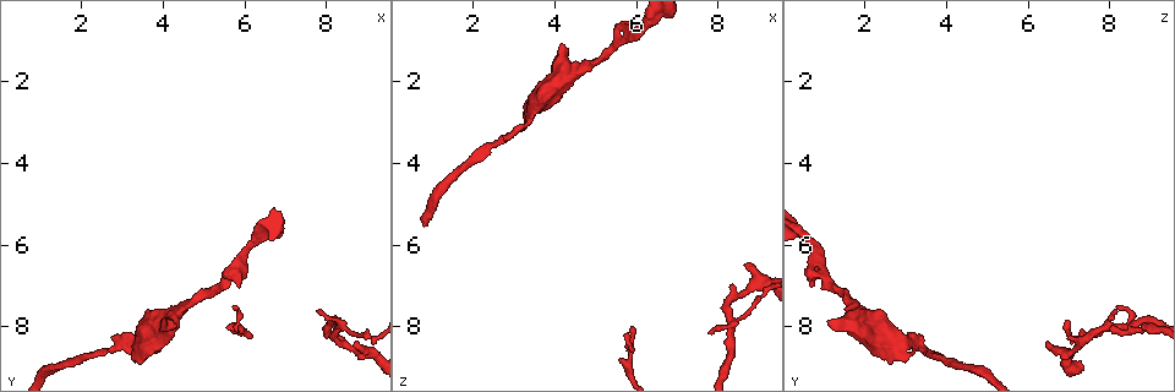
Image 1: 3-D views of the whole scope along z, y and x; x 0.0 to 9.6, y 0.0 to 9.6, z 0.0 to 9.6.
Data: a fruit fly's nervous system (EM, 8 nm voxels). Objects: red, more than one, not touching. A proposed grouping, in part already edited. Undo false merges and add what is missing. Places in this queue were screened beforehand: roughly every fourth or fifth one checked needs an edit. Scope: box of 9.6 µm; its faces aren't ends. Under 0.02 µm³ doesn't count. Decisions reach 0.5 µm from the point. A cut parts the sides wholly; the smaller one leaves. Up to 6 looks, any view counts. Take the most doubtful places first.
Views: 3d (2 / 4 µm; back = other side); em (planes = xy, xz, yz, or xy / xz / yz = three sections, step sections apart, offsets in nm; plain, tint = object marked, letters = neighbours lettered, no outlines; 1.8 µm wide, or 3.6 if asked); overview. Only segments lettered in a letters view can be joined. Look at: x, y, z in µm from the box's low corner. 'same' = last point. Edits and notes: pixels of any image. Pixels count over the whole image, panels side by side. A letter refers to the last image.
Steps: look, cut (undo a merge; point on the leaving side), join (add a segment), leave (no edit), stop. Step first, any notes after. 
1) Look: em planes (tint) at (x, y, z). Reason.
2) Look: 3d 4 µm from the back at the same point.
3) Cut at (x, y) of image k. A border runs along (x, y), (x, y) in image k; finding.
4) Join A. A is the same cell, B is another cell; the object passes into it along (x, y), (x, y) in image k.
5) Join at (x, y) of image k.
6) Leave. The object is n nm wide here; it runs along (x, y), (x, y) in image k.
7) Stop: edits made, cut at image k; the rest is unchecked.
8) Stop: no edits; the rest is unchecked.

Look: 3d 4 µm at (5.55, 6.85, 1.10).

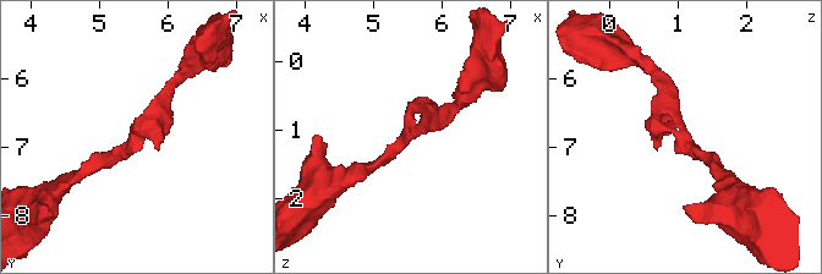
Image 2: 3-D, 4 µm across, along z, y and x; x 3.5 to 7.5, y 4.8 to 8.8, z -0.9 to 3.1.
Look: em planes (plain) at (5.55, 6.80, 1.05).

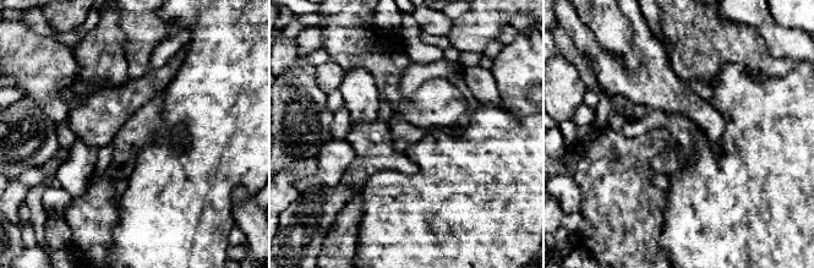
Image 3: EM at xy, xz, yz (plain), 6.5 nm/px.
Look: em planes (letters) at the same point.

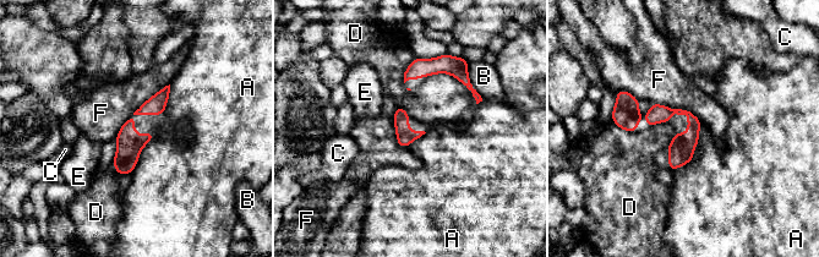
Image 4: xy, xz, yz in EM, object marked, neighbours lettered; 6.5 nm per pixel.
Leave. The object is 110 nm wide here; A, B, C, D, E and F are other cells; it runs along (167, 89), (131, 118), (120, 170) in image 4; one cell here.

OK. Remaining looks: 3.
Look: 3d 2 µm at (4.15, 7.85, 1.05). Branch stops here.

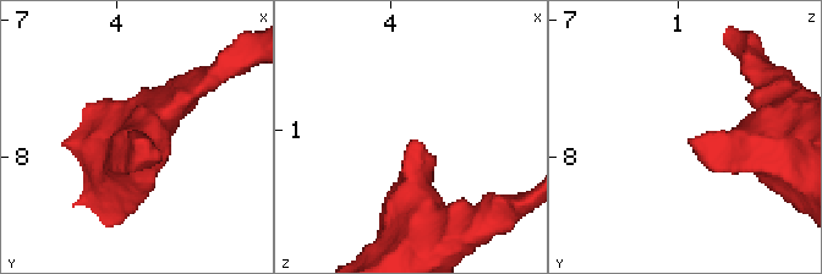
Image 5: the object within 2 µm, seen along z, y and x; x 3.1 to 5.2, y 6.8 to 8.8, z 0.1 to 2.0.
Look: em planes (letters) at (4.20, 7.84, 1.08). Now the EM.

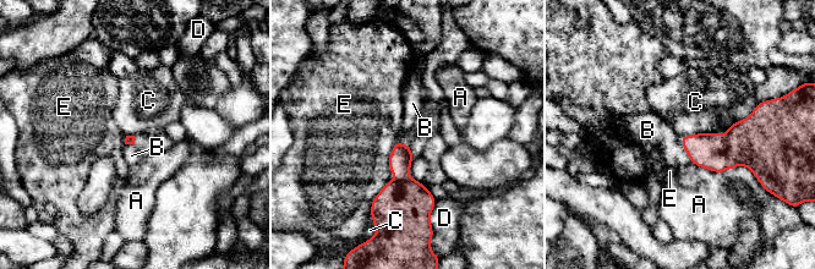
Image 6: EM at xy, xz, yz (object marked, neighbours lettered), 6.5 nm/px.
Leave. A, B, C, D and E are other cells; a border runs along (711, 131), (682, 136) in image 6; no lettered segment goes on from it.

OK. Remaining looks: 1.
Look: em planes (letters) at (3.50, 8.45, 2.55). Thick turns thin.

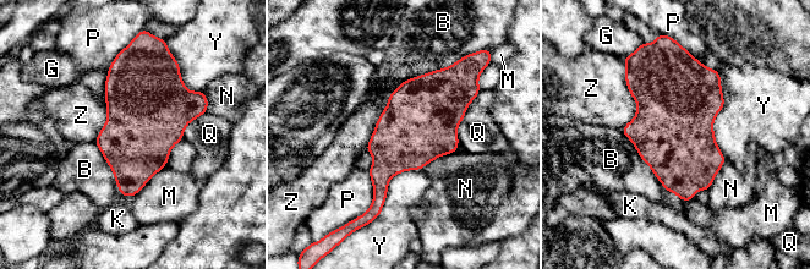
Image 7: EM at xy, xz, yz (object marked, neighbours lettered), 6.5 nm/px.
Leave. B, G, K, M, N, P, Q, Y and Z are other cells; all the same cell.

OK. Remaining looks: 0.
Stop: no edits; the rest is unchecked.

